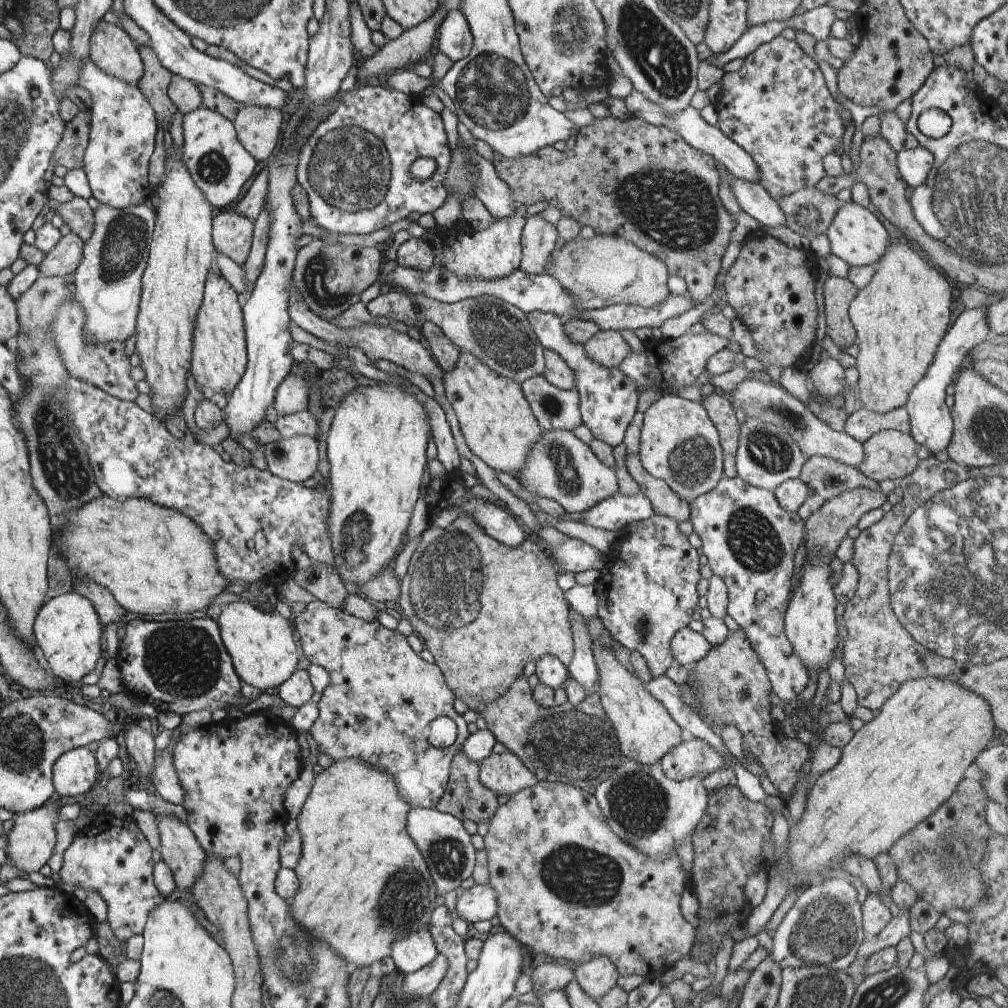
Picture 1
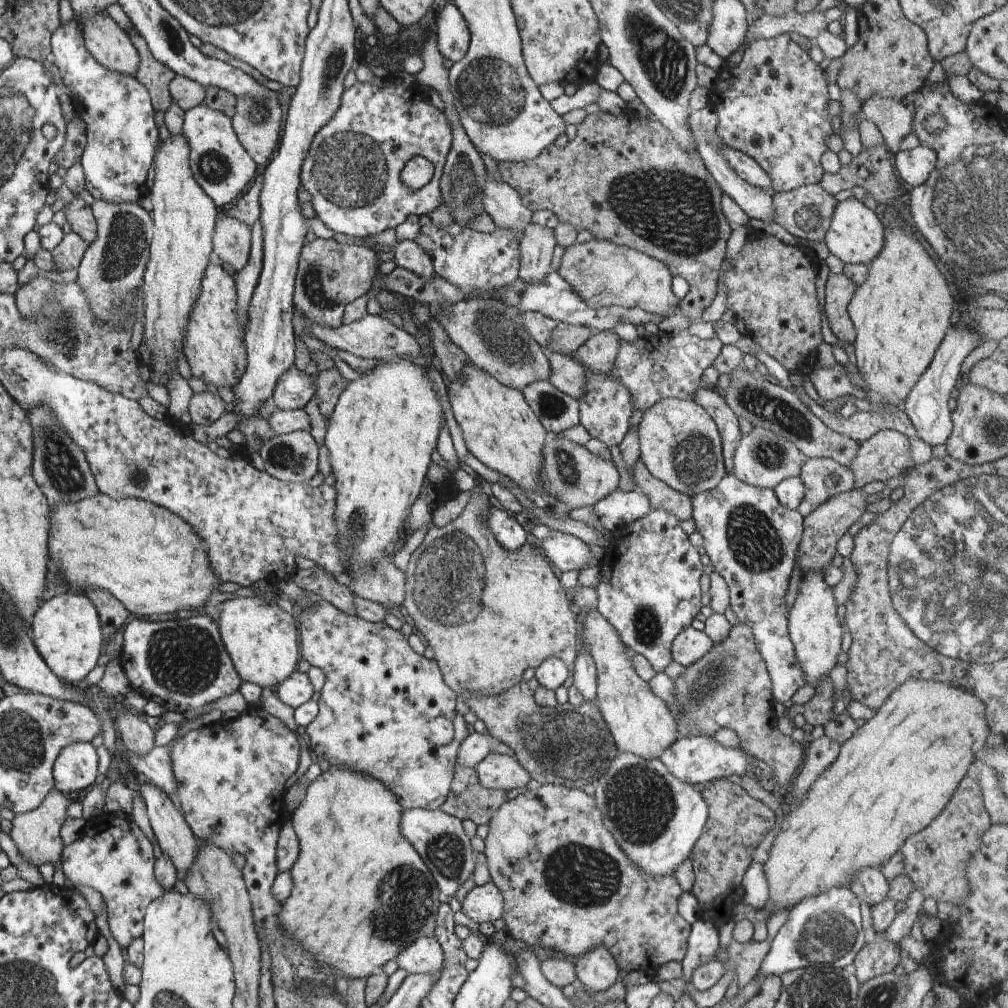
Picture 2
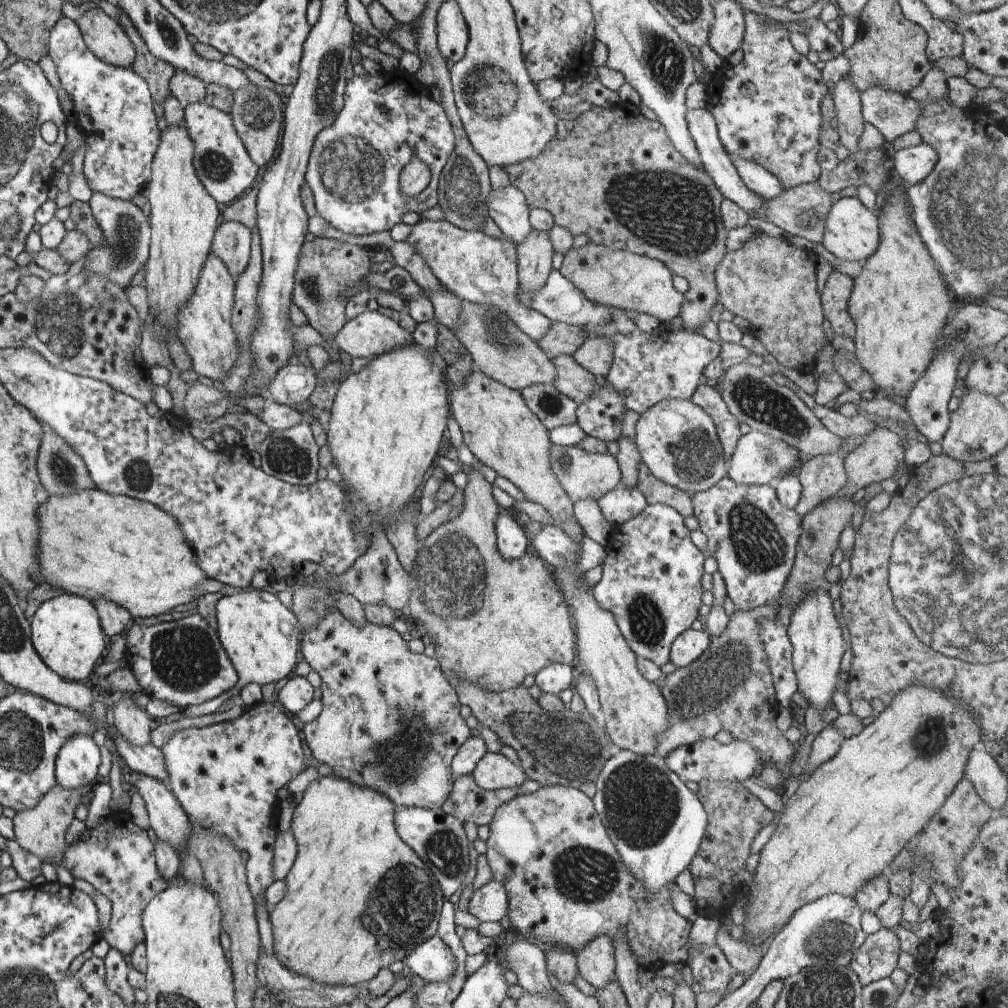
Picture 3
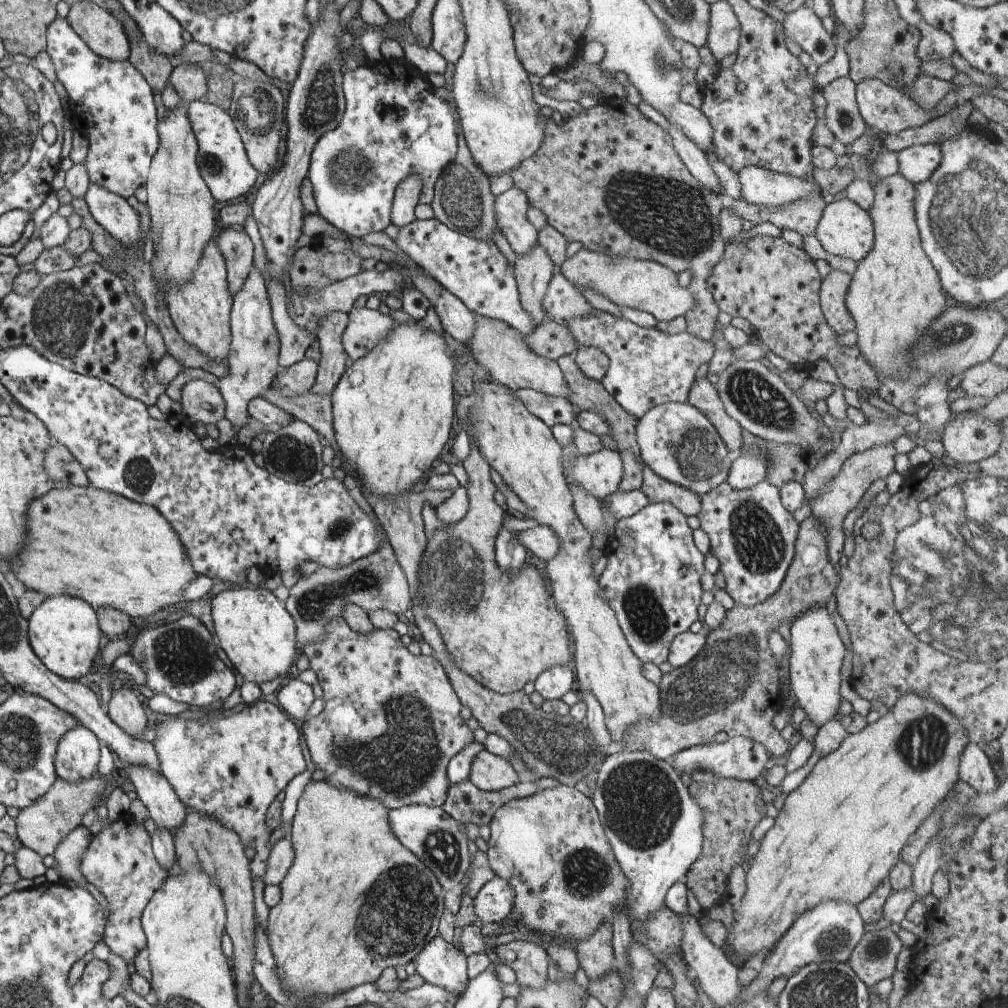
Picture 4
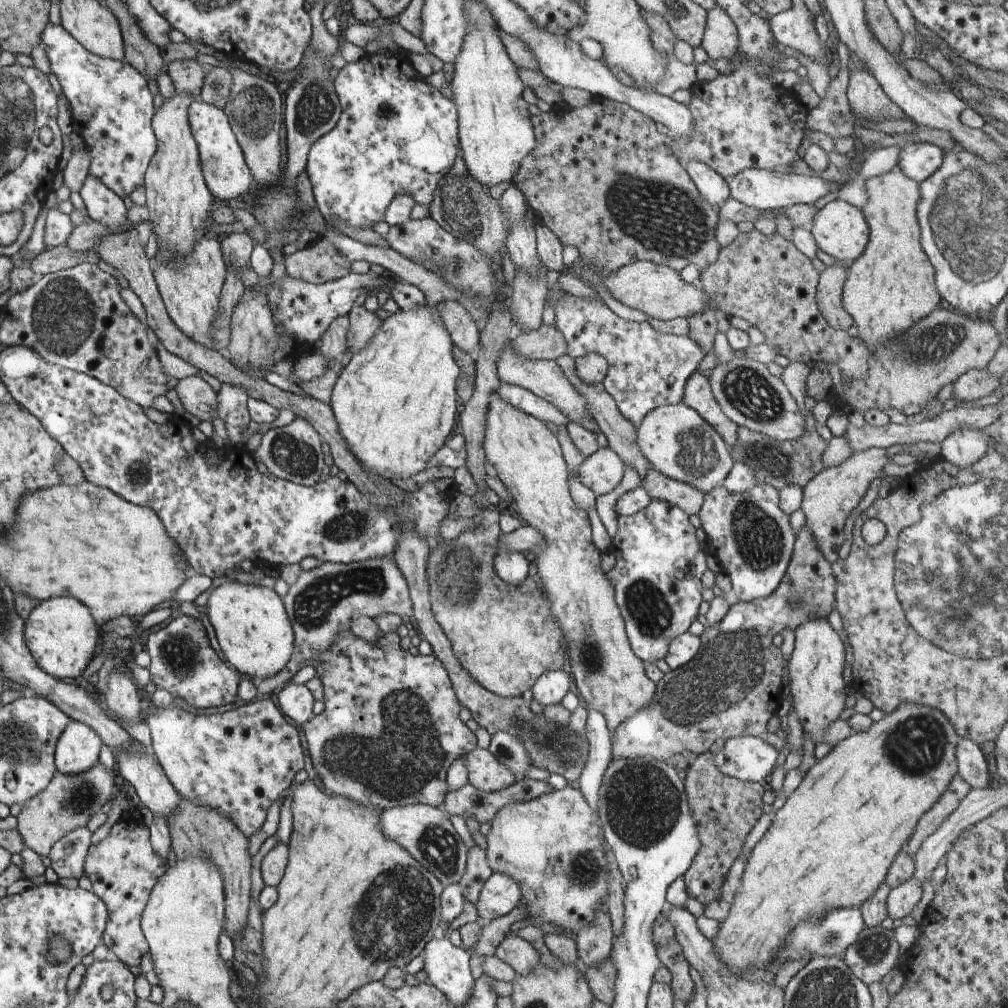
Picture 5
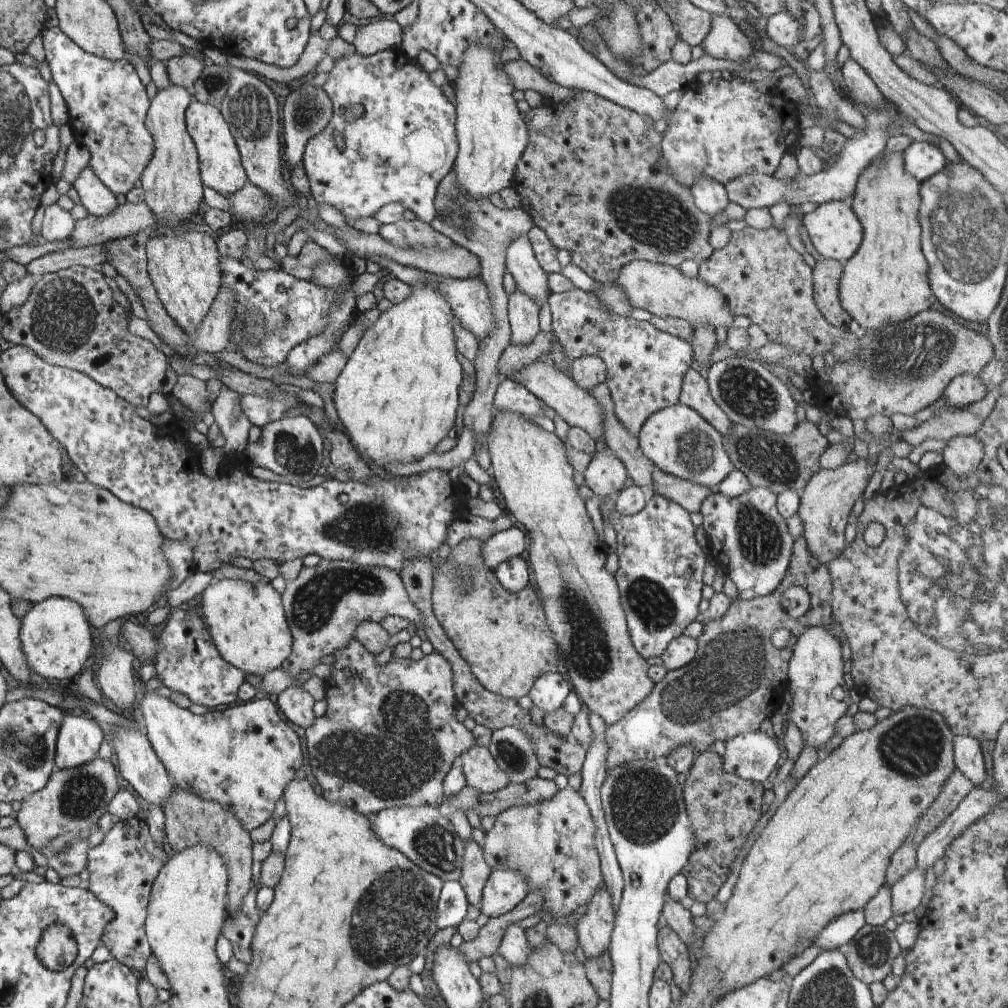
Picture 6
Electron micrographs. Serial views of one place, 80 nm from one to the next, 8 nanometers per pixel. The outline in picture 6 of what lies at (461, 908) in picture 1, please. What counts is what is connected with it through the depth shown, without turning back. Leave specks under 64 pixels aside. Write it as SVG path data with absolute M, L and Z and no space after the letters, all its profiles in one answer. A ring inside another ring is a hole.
M492 870L478 906L482 917L499 917L506 914L526 898L528 890L526 879L518 871Z

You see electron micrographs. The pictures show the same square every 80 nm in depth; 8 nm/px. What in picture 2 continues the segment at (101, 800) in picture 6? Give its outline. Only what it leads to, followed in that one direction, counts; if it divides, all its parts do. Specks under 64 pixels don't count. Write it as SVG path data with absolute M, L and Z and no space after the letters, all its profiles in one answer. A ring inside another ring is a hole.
M55 788L51 790L42 804L39 804L34 811L27 813L18 813L11 820L12 828L10 836L18 849L18 852L27 860L31 865L38 868L44 862L51 862L55 864L62 858L62 840L60 840L60 826L66 818L66 808L68 808L70 800Z

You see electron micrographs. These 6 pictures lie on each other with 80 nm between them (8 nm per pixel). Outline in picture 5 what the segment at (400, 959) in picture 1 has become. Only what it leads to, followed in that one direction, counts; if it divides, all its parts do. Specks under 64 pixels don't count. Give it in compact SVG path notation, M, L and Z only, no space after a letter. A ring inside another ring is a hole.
M439 935L424 947L421 957L423 971L431 984L441 990L454 1007L466 1004L475 983L469 965L470 952Z

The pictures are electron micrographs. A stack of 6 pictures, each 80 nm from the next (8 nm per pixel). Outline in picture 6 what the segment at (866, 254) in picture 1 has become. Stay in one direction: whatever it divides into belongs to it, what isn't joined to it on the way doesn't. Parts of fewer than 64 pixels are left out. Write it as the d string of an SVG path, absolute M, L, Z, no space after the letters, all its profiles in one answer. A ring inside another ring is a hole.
M838 199L822 203L814 212L805 214L802 219L815 249L824 258L837 260L844 266L863 241L863 226L850 202Z

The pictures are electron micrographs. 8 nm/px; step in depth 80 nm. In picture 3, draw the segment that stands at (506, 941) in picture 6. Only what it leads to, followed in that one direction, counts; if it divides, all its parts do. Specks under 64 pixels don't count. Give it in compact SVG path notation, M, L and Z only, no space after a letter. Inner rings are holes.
M517 940L512 945L497 950L498 956L516 973L517 982L526 993L538 995L556 995L547 973L545 954L524 940Z

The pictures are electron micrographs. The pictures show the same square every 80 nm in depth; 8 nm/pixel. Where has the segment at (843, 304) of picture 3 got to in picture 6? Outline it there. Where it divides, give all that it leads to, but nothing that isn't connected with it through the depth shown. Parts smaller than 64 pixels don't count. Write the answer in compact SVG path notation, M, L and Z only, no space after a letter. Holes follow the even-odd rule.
M834 259L818 261L813 268L813 297L820 314L837 329L844 329L852 322L851 316L842 308L839 284L844 265Z

